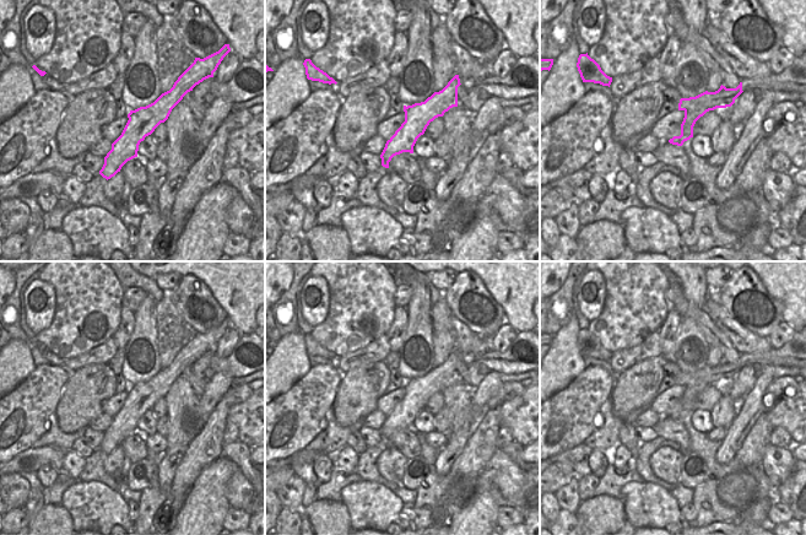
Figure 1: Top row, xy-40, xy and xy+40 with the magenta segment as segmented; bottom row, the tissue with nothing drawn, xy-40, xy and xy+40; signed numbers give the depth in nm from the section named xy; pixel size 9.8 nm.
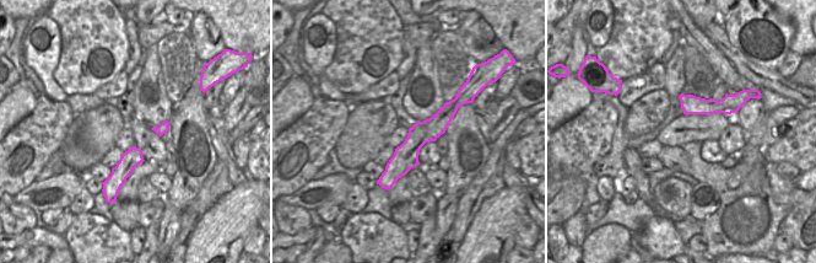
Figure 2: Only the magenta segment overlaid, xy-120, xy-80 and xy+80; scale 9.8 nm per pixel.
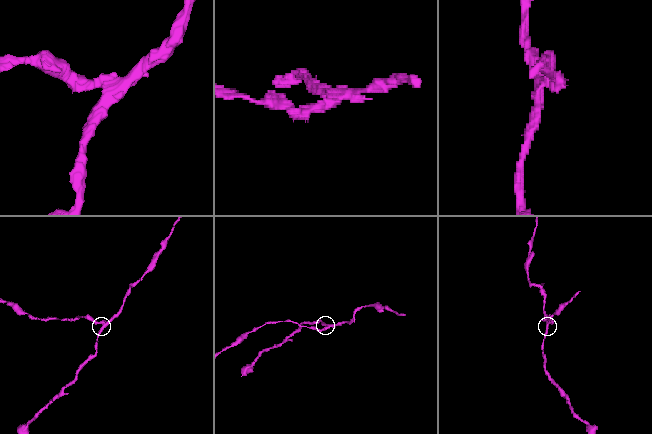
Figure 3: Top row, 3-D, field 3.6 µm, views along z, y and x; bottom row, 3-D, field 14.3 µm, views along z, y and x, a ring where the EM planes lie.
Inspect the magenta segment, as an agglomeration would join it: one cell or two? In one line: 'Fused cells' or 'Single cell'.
Fused cells.

